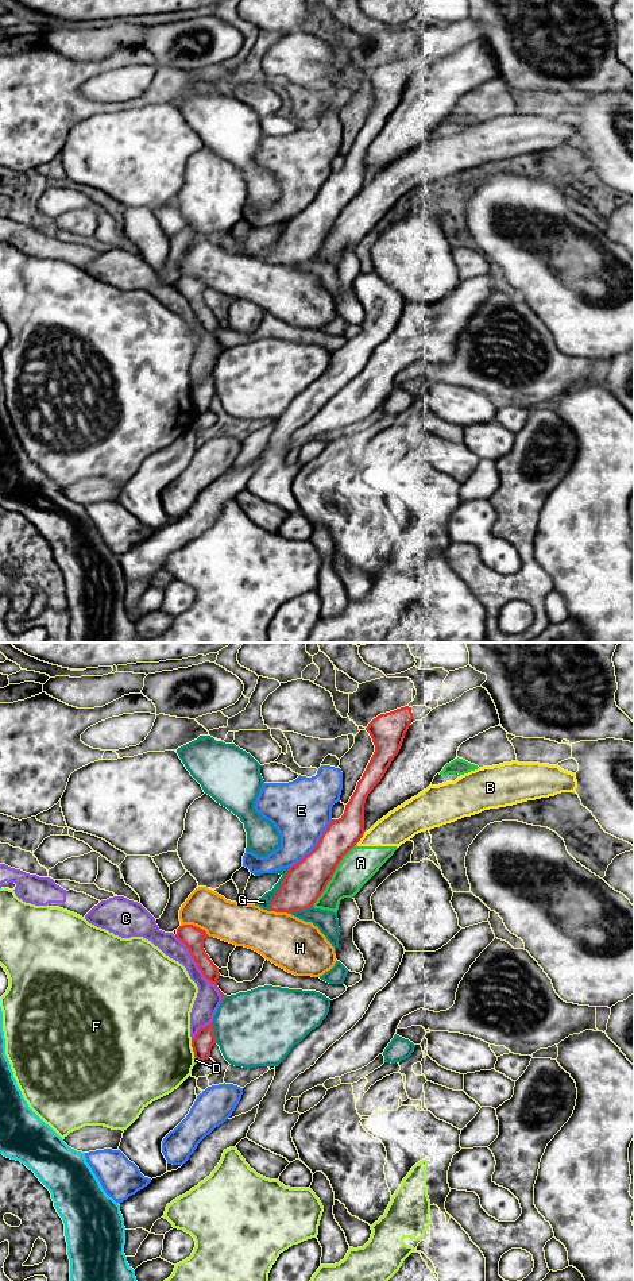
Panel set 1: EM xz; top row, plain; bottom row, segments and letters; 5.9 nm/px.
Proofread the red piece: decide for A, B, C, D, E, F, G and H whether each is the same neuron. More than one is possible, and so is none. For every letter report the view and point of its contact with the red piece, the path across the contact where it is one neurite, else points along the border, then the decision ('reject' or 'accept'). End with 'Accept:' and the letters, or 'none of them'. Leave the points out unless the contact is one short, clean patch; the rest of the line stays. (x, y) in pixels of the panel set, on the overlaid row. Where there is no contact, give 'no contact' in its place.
A: xz (332, 875) | reject
B: xz (360, 837) | along xz (364, 833), (355, 844) | reject
C: xz (197, 965) | reject
D: xz (197, 1058) | reject
E: xz (316, 845) | reject
F: xz (192, 1046) | reject
G: xz (279, 888) | reject
H: xz (196, 926) | reject
Accept: none of them

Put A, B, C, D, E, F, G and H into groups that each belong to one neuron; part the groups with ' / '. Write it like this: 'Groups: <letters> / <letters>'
Groups: A B / C D / E / F / G / H

